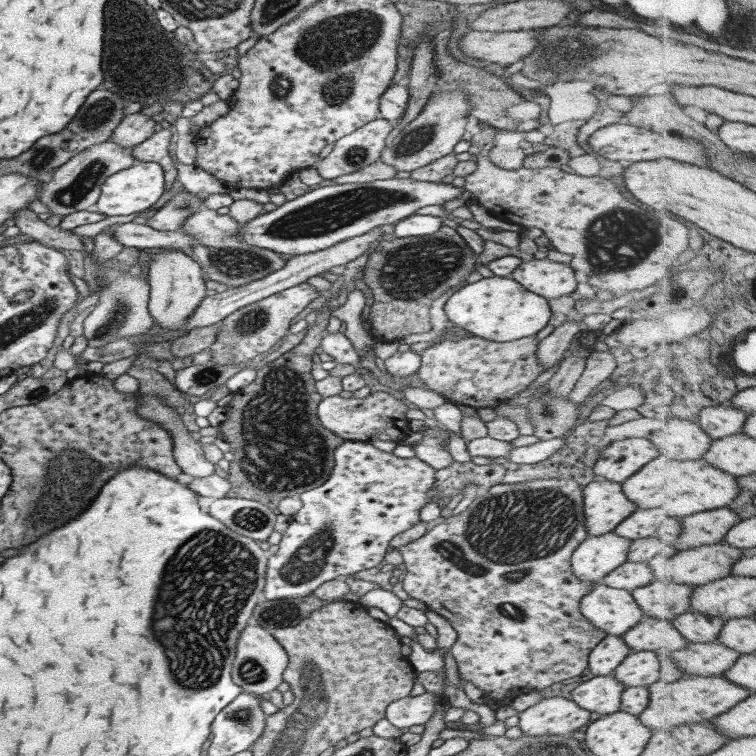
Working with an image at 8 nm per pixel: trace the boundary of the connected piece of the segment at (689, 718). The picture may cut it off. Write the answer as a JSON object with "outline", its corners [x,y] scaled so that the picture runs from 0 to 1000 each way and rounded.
{"outline":[[[958,893],[909,894],[898,898],[898,902],[861,905],[856,934],[845,948],[851,960],[856,960],[858,966],[890,966],[906,956],[940,952],[943,947],[959,944],[993,919],[988,909],[967,901]]]}

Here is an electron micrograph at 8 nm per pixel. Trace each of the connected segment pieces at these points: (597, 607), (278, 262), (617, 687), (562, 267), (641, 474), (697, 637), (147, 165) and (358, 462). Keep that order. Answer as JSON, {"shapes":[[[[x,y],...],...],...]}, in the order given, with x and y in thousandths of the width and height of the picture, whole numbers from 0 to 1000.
{"shapes":[[[[794,771],[782,778],[766,796],[766,810],[800,840],[823,840],[840,828],[851,816],[851,808],[840,799],[833,782],[798,775]]],[[[274,275],[255,280],[242,292],[239,303],[258,313],[258,323],[254,324],[255,344],[265,352],[269,368],[304,380],[315,380],[347,369],[353,362],[374,353],[377,345],[372,341],[372,336],[319,320],[313,315],[319,300],[321,295],[311,294],[302,283],[288,284],[283,278]]],[[[808,892],[787,893],[776,901],[766,902],[754,915],[754,921],[769,937],[792,946],[804,946],[819,940],[825,909]]],[[[722,341],[688,345],[673,366],[694,384],[722,396],[753,390],[763,376],[762,362],[753,351]]],[[[931,604],[922,608],[869,608],[866,606],[820,642],[824,655],[840,668],[843,675],[857,675],[866,680],[864,672],[888,672],[888,683],[905,687],[906,683],[913,684],[922,677],[964,671],[980,651],[975,634],[976,631],[951,620]]],[[[914,807],[901,811],[890,820],[894,835],[899,836],[911,849],[938,851],[952,844],[954,832],[960,824],[956,816]]],[[[180,213],[173,221],[147,230],[132,246],[131,262],[122,276],[139,286],[168,286],[197,275],[216,257],[217,231],[205,214]]],[[[454,582],[443,593],[440,619],[433,635],[425,643],[396,653],[398,673],[382,683],[366,730],[356,733],[347,794],[401,791],[413,787],[427,770],[459,765],[497,750],[505,742],[516,713],[556,690],[554,673],[570,661],[563,651],[578,639],[574,627],[570,616],[549,604],[525,606],[496,593],[491,585]]]]}

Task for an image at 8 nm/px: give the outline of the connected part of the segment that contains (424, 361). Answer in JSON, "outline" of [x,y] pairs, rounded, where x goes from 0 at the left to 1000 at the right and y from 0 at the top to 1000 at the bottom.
{"outline":[[[708,443],[681,452],[646,451],[628,444],[608,450],[575,450],[553,460],[557,481],[550,493],[562,513],[583,521],[589,530],[628,541],[657,538],[660,532],[669,532],[694,517],[716,495],[717,487],[708,476],[710,455]]]}

